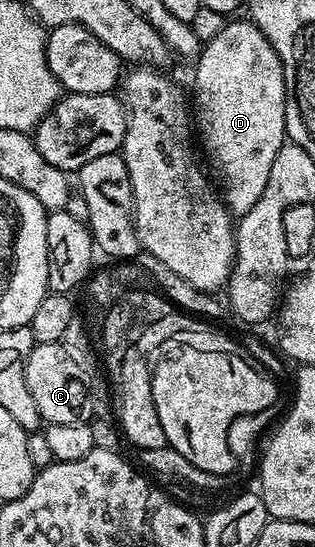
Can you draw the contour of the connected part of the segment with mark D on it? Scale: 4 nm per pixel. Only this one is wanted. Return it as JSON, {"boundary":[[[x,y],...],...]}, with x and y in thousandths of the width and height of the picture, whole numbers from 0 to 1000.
{"boundary":[[[775,37],[733,40],[724,48],[702,49],[670,71],[657,69],[613,122],[619,122],[613,201],[625,210],[625,245],[638,254],[638,274],[651,289],[657,280],[654,294],[663,303],[670,294],[667,309],[676,318],[683,309],[689,347],[708,371],[721,375],[737,393],[765,395],[790,388],[790,380],[803,380],[816,366],[829,366],[841,336],[854,331],[854,307],[879,278],[905,263],[911,163],[898,119],[867,80],[854,80],[841,59],[829,59],[829,51],[816,51],[806,40]]]}

